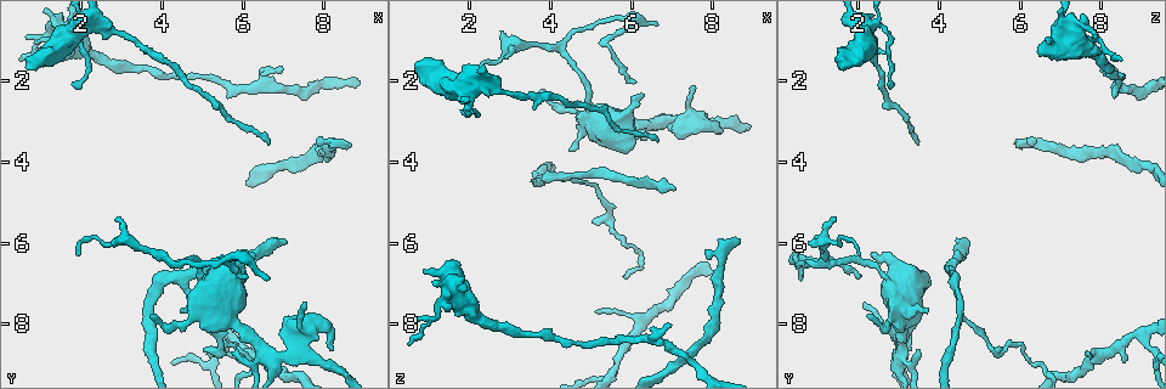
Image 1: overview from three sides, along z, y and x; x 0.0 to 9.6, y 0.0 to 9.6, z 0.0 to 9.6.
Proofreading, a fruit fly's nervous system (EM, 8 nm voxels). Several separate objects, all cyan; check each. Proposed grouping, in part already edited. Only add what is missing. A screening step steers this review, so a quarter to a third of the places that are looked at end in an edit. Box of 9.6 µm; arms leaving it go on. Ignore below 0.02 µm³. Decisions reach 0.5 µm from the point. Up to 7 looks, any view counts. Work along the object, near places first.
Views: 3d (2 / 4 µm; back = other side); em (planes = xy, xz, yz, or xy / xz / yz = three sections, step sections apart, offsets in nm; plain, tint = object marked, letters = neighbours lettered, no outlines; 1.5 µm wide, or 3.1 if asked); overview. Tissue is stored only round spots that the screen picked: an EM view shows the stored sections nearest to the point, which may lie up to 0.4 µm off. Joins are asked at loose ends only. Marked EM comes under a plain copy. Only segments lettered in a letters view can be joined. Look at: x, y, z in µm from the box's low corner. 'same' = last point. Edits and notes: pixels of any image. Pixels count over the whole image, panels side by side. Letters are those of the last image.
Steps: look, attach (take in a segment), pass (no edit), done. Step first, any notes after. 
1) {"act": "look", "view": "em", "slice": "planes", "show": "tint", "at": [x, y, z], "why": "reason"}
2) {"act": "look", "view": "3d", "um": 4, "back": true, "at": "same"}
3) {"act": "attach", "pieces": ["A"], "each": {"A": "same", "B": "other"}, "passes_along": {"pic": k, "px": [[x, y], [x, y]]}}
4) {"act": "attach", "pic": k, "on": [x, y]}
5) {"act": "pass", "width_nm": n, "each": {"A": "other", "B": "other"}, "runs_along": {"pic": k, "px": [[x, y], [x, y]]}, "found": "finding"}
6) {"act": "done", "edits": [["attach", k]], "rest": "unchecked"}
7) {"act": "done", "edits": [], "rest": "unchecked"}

{"act": "look", "view": "em", "slice": "xz", "step": 4, "show": "tint", "at": [7.10, 5.95, 4.65], "why": "branch stops here"}

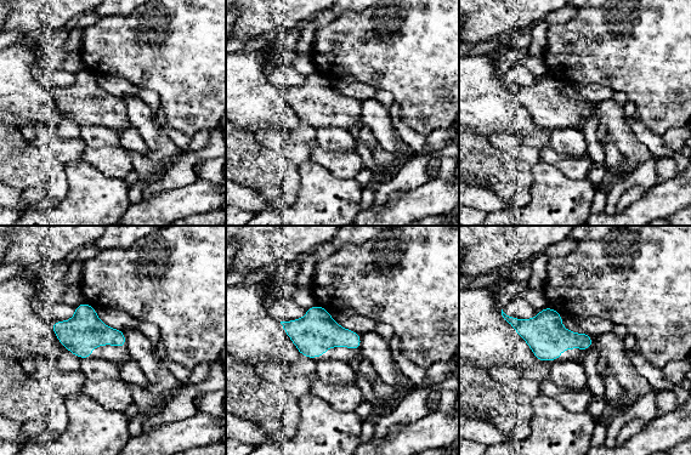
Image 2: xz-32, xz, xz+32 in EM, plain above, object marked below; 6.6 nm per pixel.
{"act": "look", "view": "em", "slice": "xz", "step": 4, "show": "letters", "at": "same"}

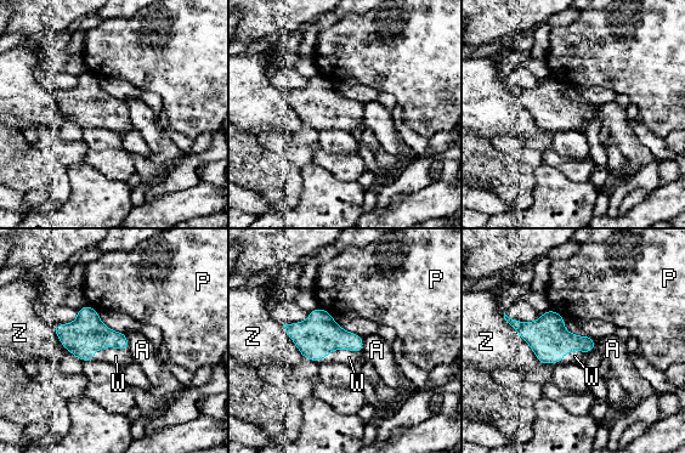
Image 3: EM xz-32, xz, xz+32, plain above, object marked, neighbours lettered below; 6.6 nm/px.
{"act": "pass", "each": {"A": "other", "P": "other", "W": "other", "Z": "other"}, "border": {"pic": 3, "px": [[123, 333], [128, 340], [129, 349]]}, "found": "none of them fits"}

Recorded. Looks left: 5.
{"act": "look", "view": "3d", "um": 2, "at": [8.60, 3.60, 6.00], "why": "branch stops here"}

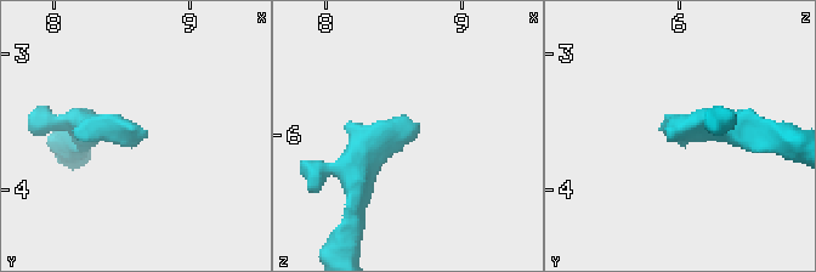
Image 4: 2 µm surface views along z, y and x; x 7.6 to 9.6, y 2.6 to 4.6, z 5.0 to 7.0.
{"act": "look", "view": "em", "slice": "xy", "step": 8, "show": "letters", "at": [8.68, 3.62, 5.98]}

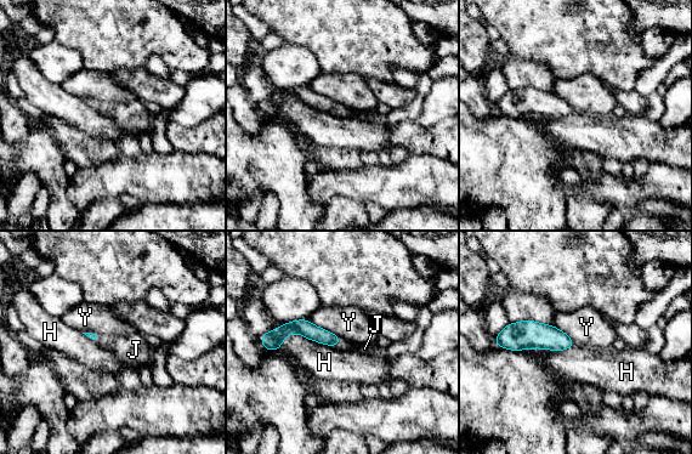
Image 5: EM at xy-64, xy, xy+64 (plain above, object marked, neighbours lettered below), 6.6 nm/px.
{"act": "attach", "pic": 5, "on": [344, 345], "each": {"H": "other", "J": "same", "Y": "other"}, "passes_along": {"pic": 5, "px": [[305, 328], [339, 342], [344, 345]]}, "found": "the neuron continues"}

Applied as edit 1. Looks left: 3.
{"act": "look", "view": "em", "slice": "xz", "step": 8, "show": "letters", "at": [0.65, 1.75, 1.65], "why": "thick end"}

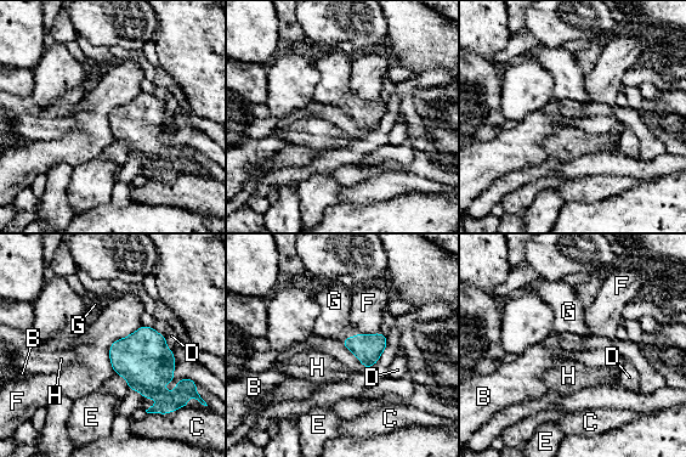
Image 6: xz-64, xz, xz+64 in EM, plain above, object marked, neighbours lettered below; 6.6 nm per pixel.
{"act": "look", "view": "em", "slice": "yz", "step": 8, "show": "letters", "at": "same", "why": "another direction"}

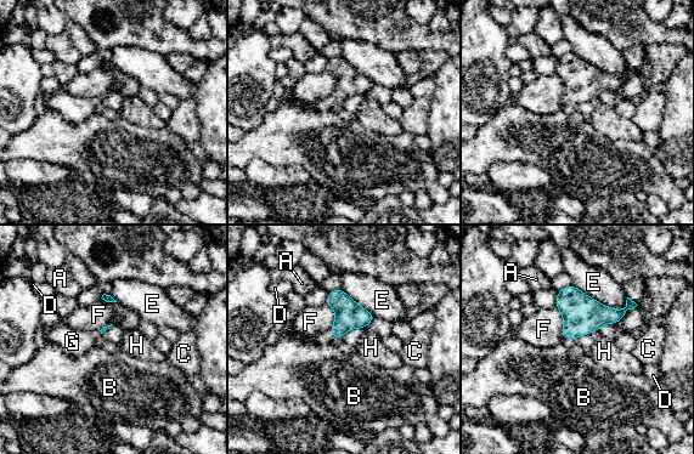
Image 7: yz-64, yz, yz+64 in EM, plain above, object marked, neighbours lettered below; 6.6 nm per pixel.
{"act": "attach", "pic": 7, "on": [325, 338], "each": {"A": "other", "B": "other", "C": "other", "D": "other", "E": "other", "F": "other", "G": "same", "H": "other"}, "found": "it goes on there"}

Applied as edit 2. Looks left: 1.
{"act": "done", "edits": [["attach", 5], ["attach", 7]], "rest": "unchecked"}

